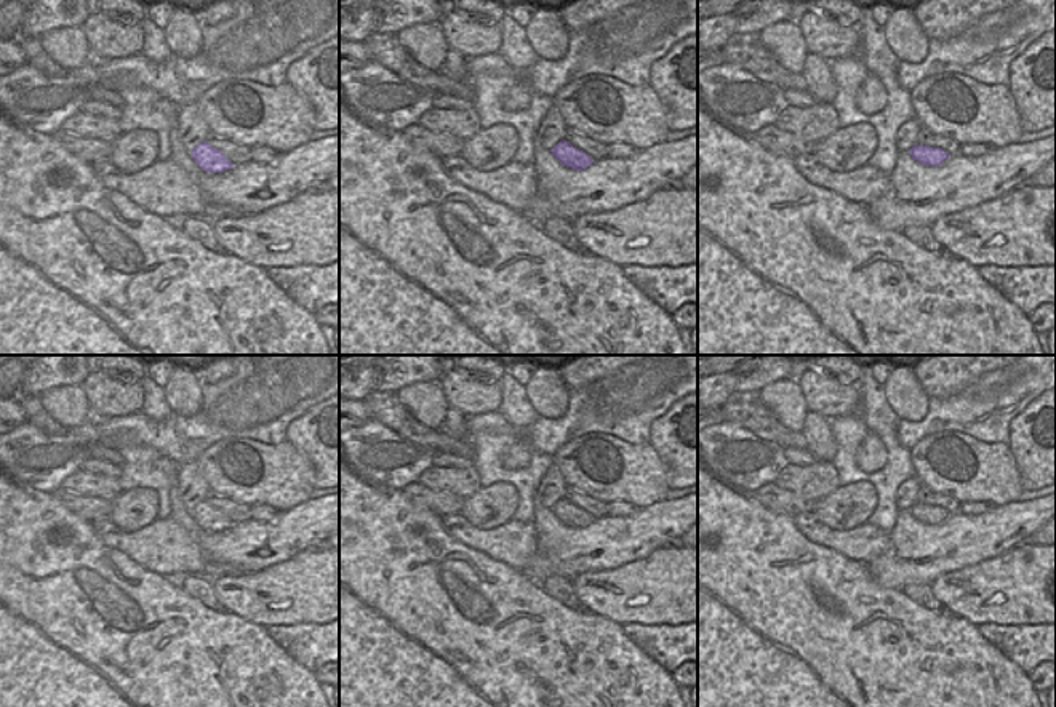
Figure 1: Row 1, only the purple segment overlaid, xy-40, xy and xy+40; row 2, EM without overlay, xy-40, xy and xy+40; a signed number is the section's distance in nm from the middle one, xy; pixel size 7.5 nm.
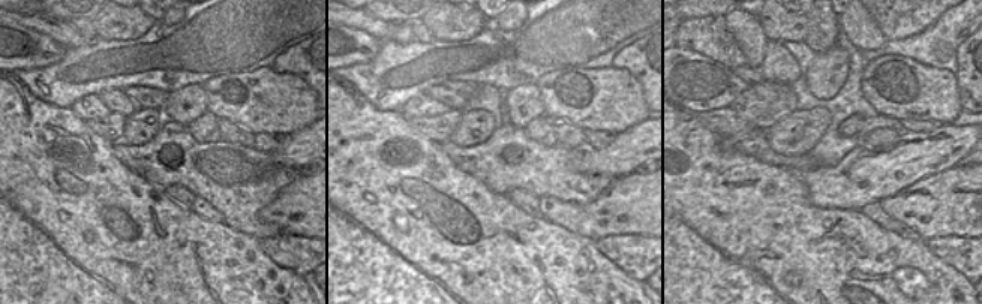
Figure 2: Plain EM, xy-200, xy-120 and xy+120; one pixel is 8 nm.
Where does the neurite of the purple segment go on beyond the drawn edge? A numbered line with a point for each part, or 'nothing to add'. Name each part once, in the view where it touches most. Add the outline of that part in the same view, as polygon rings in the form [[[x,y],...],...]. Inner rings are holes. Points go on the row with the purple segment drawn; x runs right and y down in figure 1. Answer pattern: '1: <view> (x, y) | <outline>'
nothing to add

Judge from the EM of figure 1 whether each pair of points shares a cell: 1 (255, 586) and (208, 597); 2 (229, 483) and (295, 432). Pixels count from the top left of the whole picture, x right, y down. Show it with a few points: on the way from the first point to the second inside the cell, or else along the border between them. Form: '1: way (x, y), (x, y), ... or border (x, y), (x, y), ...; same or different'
1: border (212, 581), (215, 599), (224, 608); different
2: border (287, 440), (314, 466); different

